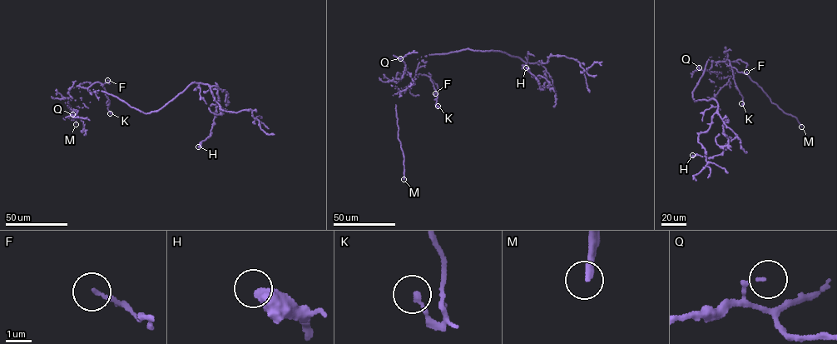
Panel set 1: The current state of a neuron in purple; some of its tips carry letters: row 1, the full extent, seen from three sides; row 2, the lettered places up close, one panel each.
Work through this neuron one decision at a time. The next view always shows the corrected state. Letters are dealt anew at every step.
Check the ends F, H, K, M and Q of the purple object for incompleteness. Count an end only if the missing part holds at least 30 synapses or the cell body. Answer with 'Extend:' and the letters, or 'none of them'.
Extend: M

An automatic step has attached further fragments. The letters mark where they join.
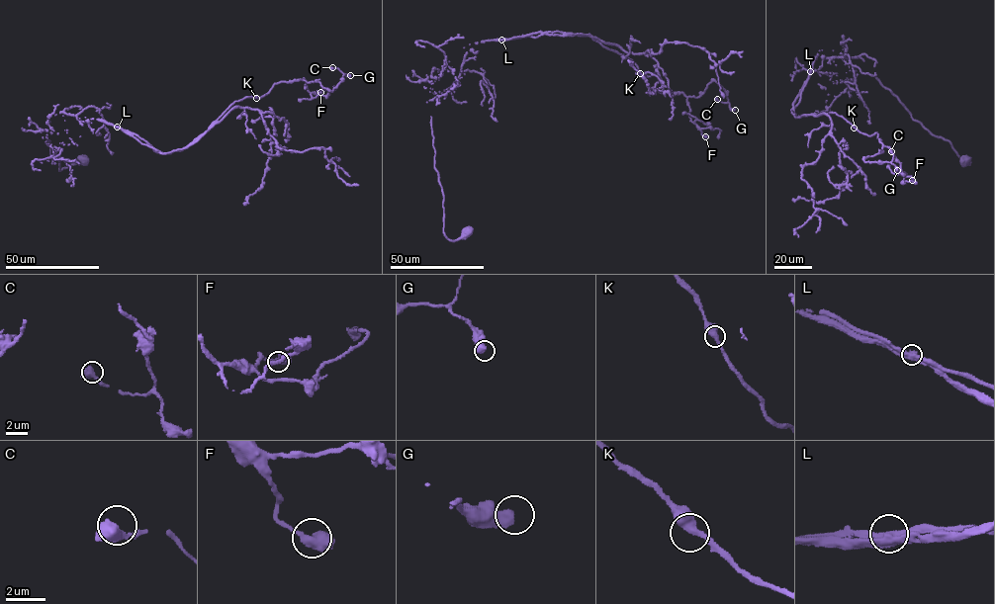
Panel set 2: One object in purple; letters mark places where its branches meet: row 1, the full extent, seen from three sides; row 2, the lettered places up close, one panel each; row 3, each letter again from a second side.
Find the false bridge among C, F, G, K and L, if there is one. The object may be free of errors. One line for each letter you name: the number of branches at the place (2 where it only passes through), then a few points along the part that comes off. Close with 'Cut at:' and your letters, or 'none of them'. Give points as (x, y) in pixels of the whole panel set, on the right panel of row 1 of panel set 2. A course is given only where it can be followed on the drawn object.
L: branches 2; course (810, 71), (794, 117), (835, 113), (877, 133), (882, 152), (864, 161), (890, 162), (890, 150)
Cut at: L

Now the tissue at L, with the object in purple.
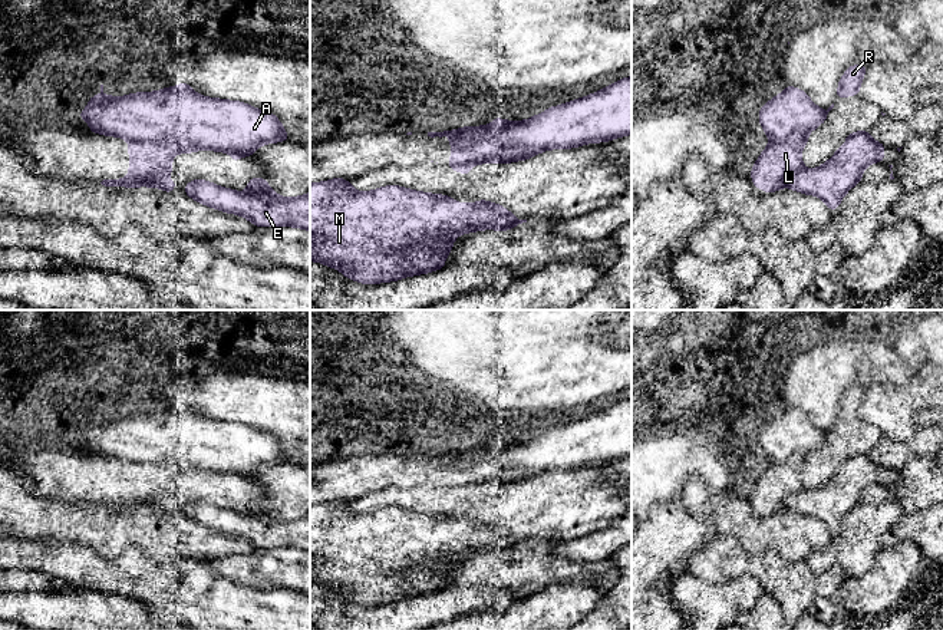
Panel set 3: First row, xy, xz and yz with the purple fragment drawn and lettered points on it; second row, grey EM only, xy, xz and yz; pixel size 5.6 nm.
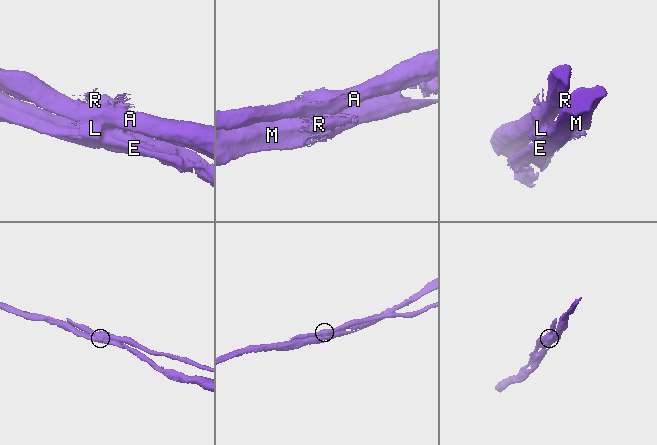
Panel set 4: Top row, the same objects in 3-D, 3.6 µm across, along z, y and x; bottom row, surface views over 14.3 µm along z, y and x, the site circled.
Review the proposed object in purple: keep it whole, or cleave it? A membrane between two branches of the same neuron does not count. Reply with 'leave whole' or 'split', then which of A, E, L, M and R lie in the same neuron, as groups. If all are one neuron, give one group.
split | A R / E L M

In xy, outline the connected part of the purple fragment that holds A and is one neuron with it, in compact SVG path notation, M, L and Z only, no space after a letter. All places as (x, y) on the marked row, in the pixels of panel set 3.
M179 88L89 106L79 116L90 128L122 139L174 138L184 145L253 156L266 144L290 141L278 118L244 102L215 99Z

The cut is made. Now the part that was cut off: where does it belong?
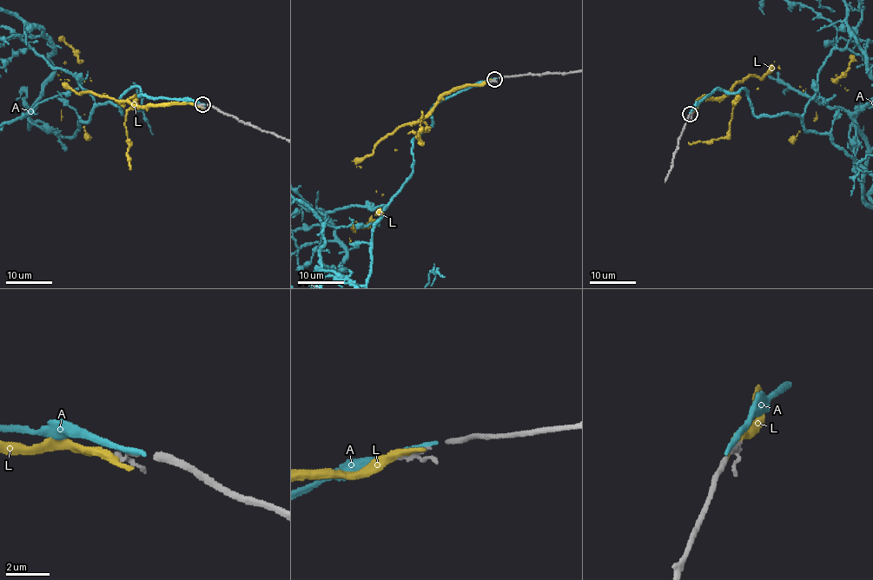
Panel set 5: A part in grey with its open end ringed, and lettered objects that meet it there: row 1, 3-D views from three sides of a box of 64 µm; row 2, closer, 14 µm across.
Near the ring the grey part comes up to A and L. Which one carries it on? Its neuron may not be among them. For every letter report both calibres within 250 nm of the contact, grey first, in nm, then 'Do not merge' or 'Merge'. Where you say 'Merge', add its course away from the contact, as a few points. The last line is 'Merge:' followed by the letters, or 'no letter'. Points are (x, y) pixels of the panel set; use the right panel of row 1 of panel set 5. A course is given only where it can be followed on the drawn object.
A: Thickness 130 nm (grey) against 300 nm. Merge
L: Thickness 240 nm (grey) against 400 nm. Do not merge
Merge: A

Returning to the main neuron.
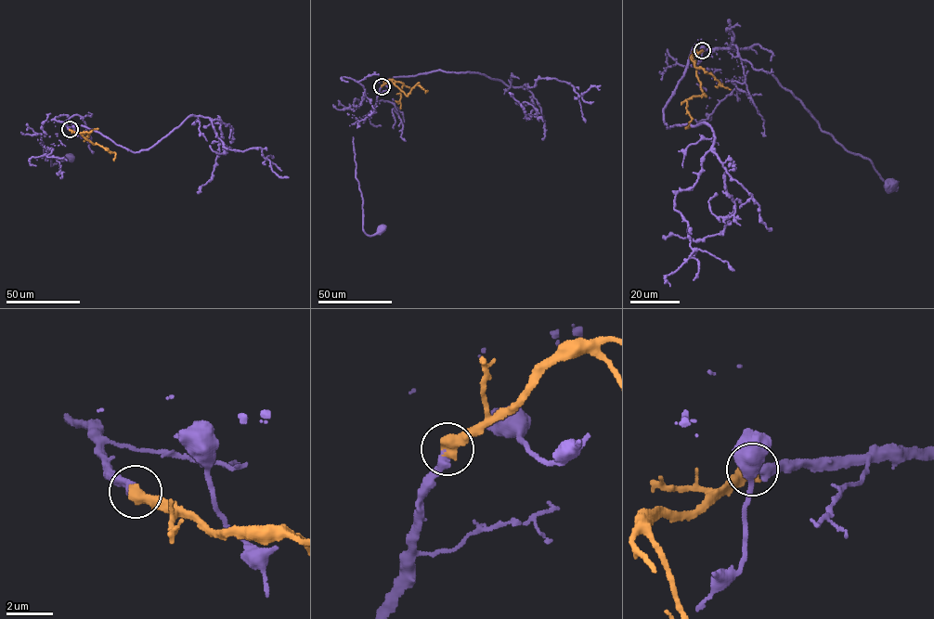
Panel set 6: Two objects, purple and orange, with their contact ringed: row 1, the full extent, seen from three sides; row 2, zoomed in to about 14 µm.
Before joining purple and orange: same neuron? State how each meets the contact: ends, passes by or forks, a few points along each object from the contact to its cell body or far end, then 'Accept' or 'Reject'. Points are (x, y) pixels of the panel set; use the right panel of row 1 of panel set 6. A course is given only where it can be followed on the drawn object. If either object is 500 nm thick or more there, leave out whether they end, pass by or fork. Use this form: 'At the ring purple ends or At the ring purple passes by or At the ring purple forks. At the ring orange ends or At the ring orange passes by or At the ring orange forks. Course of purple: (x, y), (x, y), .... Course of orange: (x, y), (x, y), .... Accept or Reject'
Course of purple: (703, 50), (757, 45), (738, 66), (771, 73), (822, 131), (866, 158), (891, 186). Course of orange: (703, 50), (692, 58), (705, 96), (686, 100), (692, 120), (685, 129). Accept

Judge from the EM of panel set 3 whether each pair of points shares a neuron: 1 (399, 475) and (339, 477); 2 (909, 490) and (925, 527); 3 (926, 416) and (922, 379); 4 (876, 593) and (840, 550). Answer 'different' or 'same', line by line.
1: same
2: different
3: different
4: different

